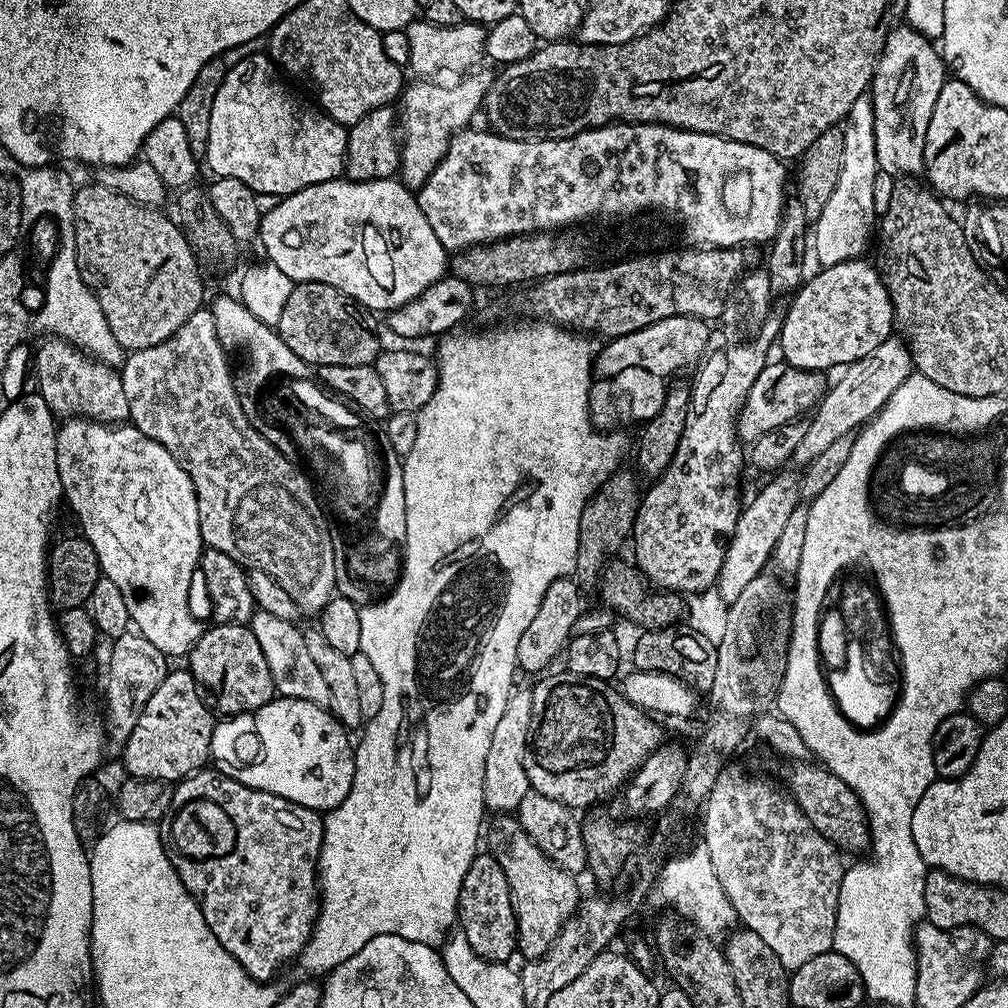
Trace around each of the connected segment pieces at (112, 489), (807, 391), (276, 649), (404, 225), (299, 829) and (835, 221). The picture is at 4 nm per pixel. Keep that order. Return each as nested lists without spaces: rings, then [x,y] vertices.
[[[68,418],[56,429],[56,457],[58,458],[58,474],[60,475],[60,490],[66,504],[72,507],[72,512],[76,515],[76,520],[80,523],[79,531],[85,540],[94,546],[94,554],[98,554],[100,571],[110,582],[116,583],[118,590],[122,590],[122,598],[126,601],[126,610],[130,610],[130,618],[135,631],[141,632],[162,654],[169,658],[187,657],[195,643],[198,642],[202,625],[196,621],[196,616],[192,613],[192,608],[188,605],[188,595],[192,592],[192,575],[197,575],[200,566],[200,553],[204,551],[206,545],[200,533],[200,523],[198,522],[198,502],[194,494],[192,479],[186,474],[186,470],[154,438],[142,434],[136,425],[131,422],[123,424],[99,424],[97,420],[85,420],[83,418]]]
[[[787,362],[772,363],[765,363],[762,374],[754,378],[754,386],[750,386],[740,417],[736,419],[736,435],[741,441],[757,440],[762,438],[762,434],[767,434],[786,422],[811,413],[825,394],[824,372],[807,372],[801,368],[791,368]]]
[[[259,610],[252,615],[250,621],[254,637],[258,638],[262,653],[266,657],[266,663],[270,666],[270,674],[273,675],[273,684],[277,693],[280,696],[289,696],[328,706],[330,690],[326,687],[326,681],[322,679],[318,666],[307,650],[304,632],[296,629],[296,626],[293,621],[283,620],[277,618],[275,614],[266,614]]]
[[[337,178],[330,182],[318,182],[317,184],[306,186],[294,194],[277,199],[273,204],[276,205],[269,212],[267,209],[260,218],[258,240],[259,243],[264,243],[264,252],[268,255],[265,257],[274,266],[278,266],[278,270],[282,270],[282,274],[286,274],[286,278],[290,278],[294,282],[326,282],[330,286],[342,290],[342,294],[354,298],[373,314],[393,312],[395,308],[400,308],[406,302],[418,298],[449,271],[449,253],[445,252],[442,242],[438,242],[438,234],[434,234],[434,229],[430,227],[430,222],[426,222],[426,214],[422,214],[413,189],[408,188],[399,179],[389,178],[387,180],[371,180],[370,182],[354,182],[347,178]]]
[[[201,770],[185,776],[172,789],[172,801],[168,807],[166,817],[166,843],[164,853],[170,858],[182,886],[196,899],[196,904],[202,910],[202,918],[206,918],[206,926],[222,942],[222,946],[235,958],[256,980],[261,982],[272,982],[277,978],[276,971],[284,968],[288,960],[295,961],[304,946],[312,937],[312,928],[316,925],[316,915],[320,912],[320,900],[318,899],[318,865],[320,862],[320,851],[324,845],[324,816],[317,809],[307,808],[301,804],[290,802],[281,796],[275,796],[269,792],[263,792],[257,788],[246,786],[234,778],[224,775],[223,772],[215,770]]]
[[[862,95],[858,98],[858,102],[854,102],[854,106],[849,110],[846,123],[843,125],[844,141],[846,147],[842,150],[842,174],[838,174],[838,186],[834,186],[834,194],[830,194],[830,199],[826,202],[826,207],[822,209],[822,214],[814,221],[814,232],[816,228],[816,260],[820,268],[829,268],[830,266],[838,266],[847,260],[854,260],[865,255],[864,247],[868,244],[868,239],[873,239],[874,229],[878,224],[878,217],[874,210],[874,178],[878,171],[878,158],[876,157],[876,139],[874,138],[874,110],[872,109],[872,101],[867,95]]]

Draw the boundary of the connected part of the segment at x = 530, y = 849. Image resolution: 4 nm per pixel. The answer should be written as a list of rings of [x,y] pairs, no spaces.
[[[500,814],[492,825],[486,828],[487,855],[492,856],[498,866],[502,866],[502,874],[506,874],[512,905],[516,915],[516,946],[519,955],[525,961],[543,957],[548,948],[555,942],[560,928],[577,913],[582,901],[582,893],[576,885],[577,877],[564,872],[551,860],[522,830],[519,820],[512,814]]]

